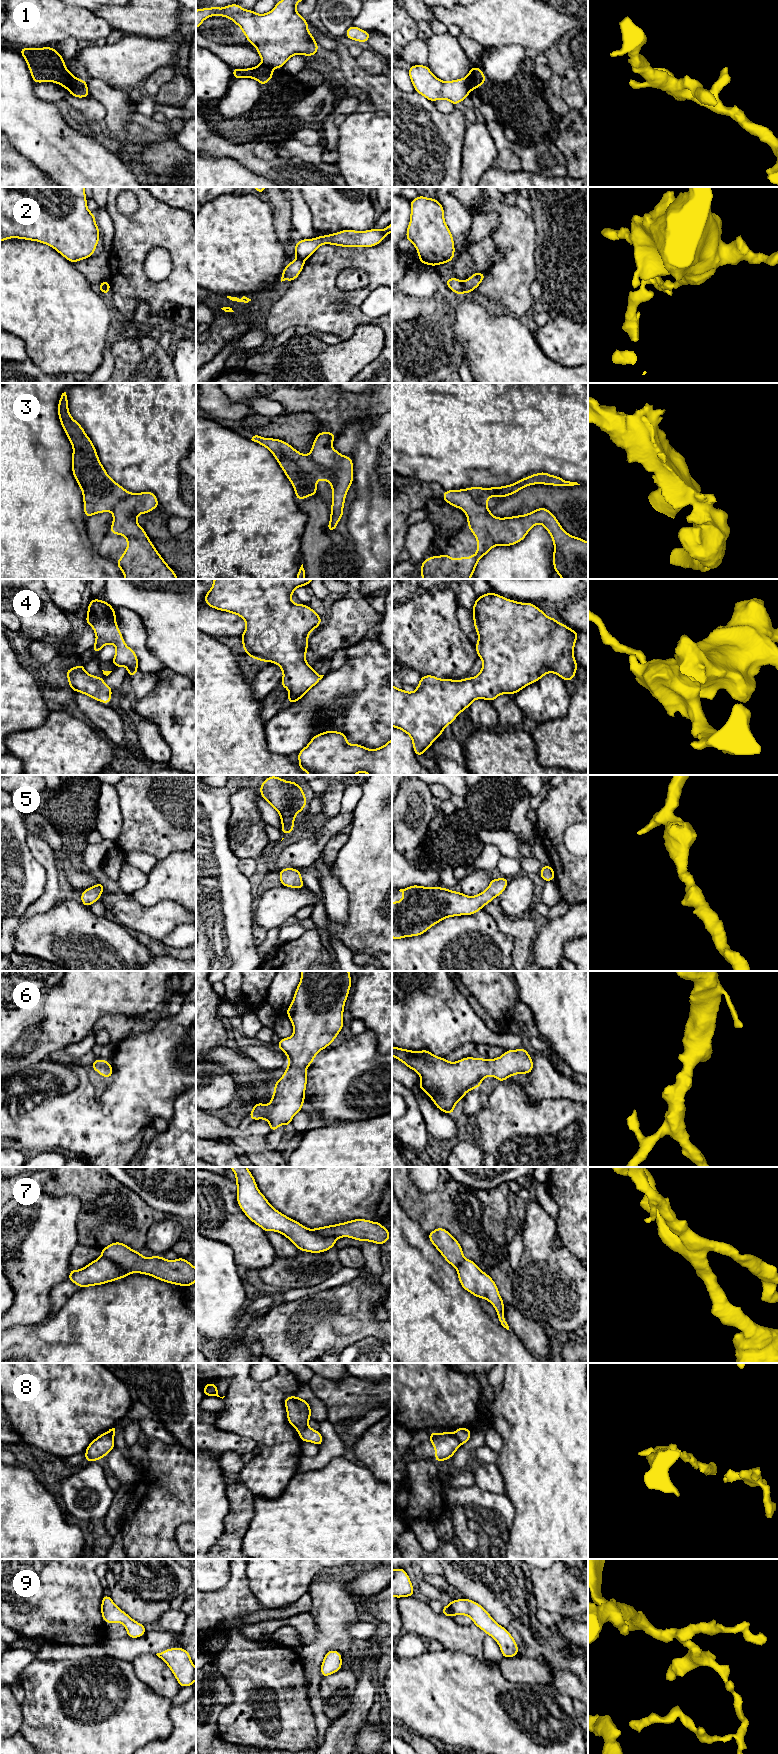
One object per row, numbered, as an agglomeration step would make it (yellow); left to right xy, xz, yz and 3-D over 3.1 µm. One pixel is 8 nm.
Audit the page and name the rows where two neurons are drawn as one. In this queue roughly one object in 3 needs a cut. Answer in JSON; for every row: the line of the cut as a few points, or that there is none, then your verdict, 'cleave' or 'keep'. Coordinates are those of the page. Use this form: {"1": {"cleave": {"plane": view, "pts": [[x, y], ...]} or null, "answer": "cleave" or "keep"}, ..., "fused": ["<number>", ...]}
{"1": {"cleave": {"plane": "xy", "pts": [[77, 78], [68, 89]]}, "answer": "cleave"}, "2": {"cleave": {"plane": "yz", "pts": [[462, 282], [466, 292]]}, "answer": "cleave"}, "3": {"cleave": {"plane": "xz", "pts": [[309, 454], [315, 462], [323, 465], [329, 471], [328, 480]]}, "answer": "cleave"}, "4": {"cleave": null, "answer": "keep"}, "5": {"cleave": null, "answer": "keep"}, "6": {"cleave": null, "answer": "keep"}, "7": {"cleave": {"plane": "xy", "pts": [[102, 1255], [131, 1272]]}, "answer": "cleave"}, "8": {"cleave": {"plane": "yz", "pts": [[454, 1433], [461, 1443]]}, "answer": "cleave"}, "9": {"cleave": null, "answer": "keep"}, "fused": ["1", "2", "3", "7", "8"]}

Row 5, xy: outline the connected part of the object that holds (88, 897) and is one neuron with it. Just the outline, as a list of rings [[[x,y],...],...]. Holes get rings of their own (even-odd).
[[[100,882],[94,886],[89,887],[87,890],[81,892],[81,903],[89,907],[101,897],[101,893],[105,890],[105,886]]]

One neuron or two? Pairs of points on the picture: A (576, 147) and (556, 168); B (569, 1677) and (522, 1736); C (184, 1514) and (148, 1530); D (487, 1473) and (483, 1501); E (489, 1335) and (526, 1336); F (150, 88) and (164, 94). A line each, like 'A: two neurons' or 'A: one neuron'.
A: two neurons
B: two neurons
C: one neuron
D: two neurons
E: two neurons
F: two neurons

